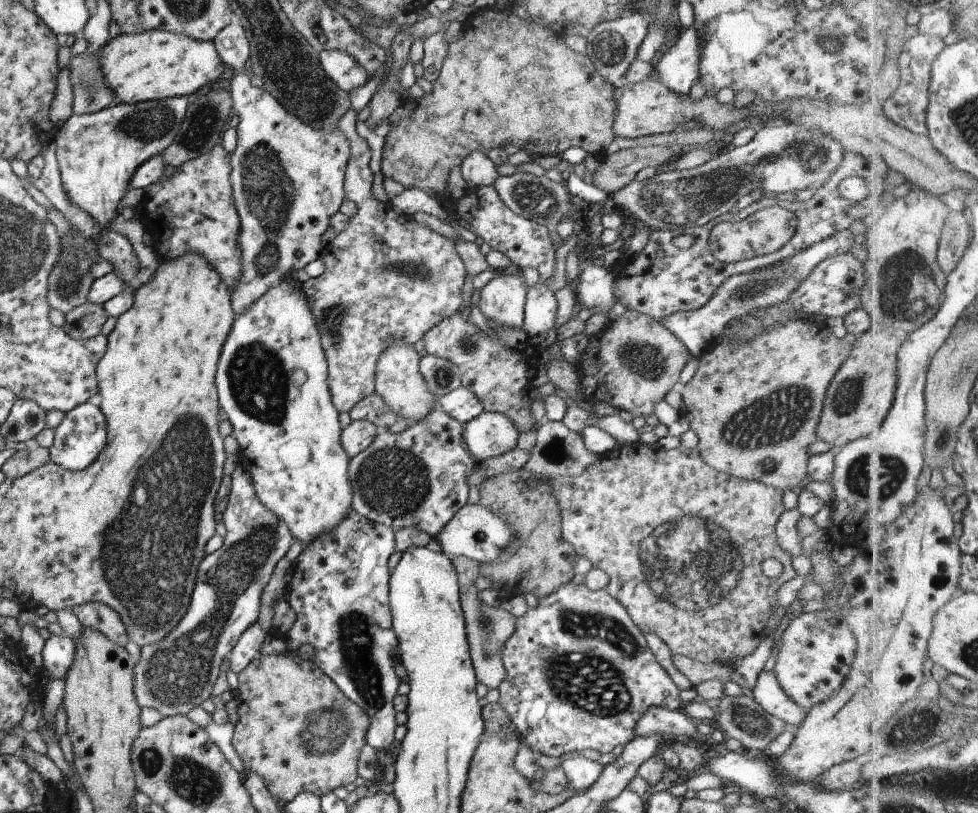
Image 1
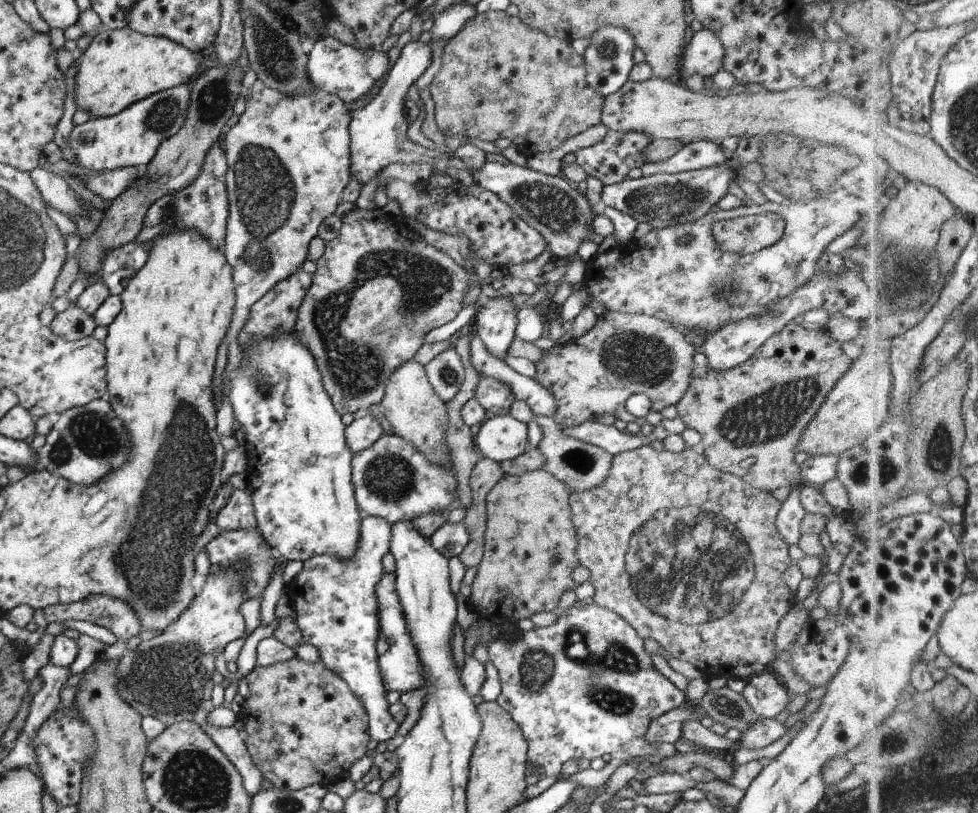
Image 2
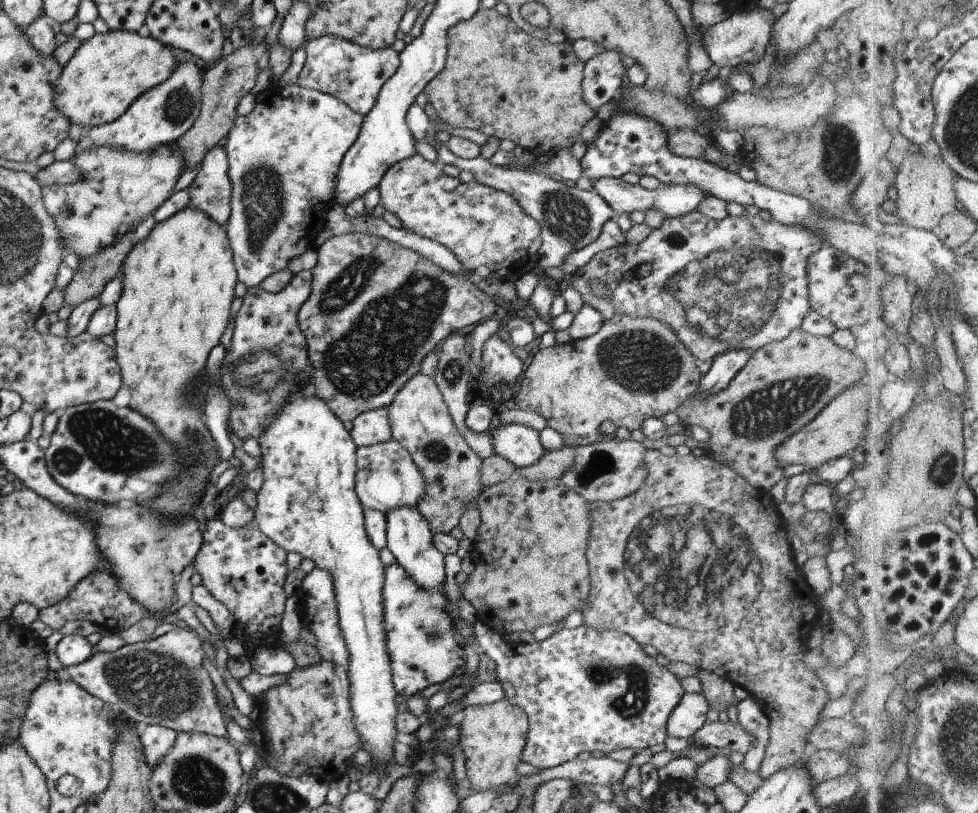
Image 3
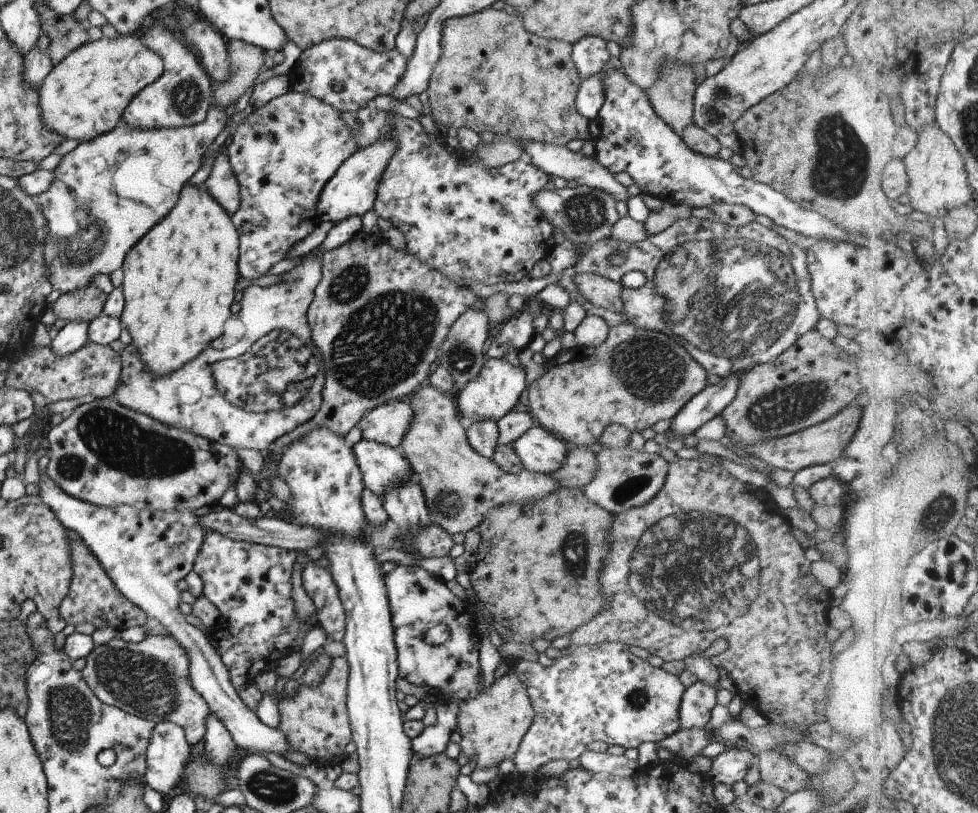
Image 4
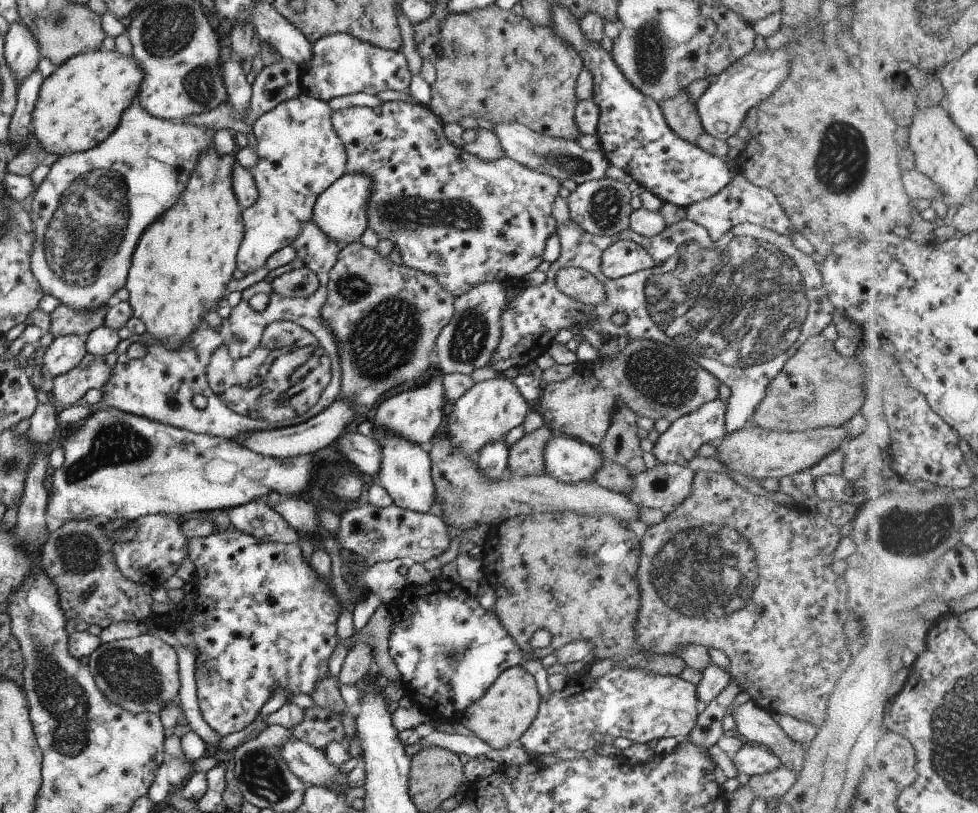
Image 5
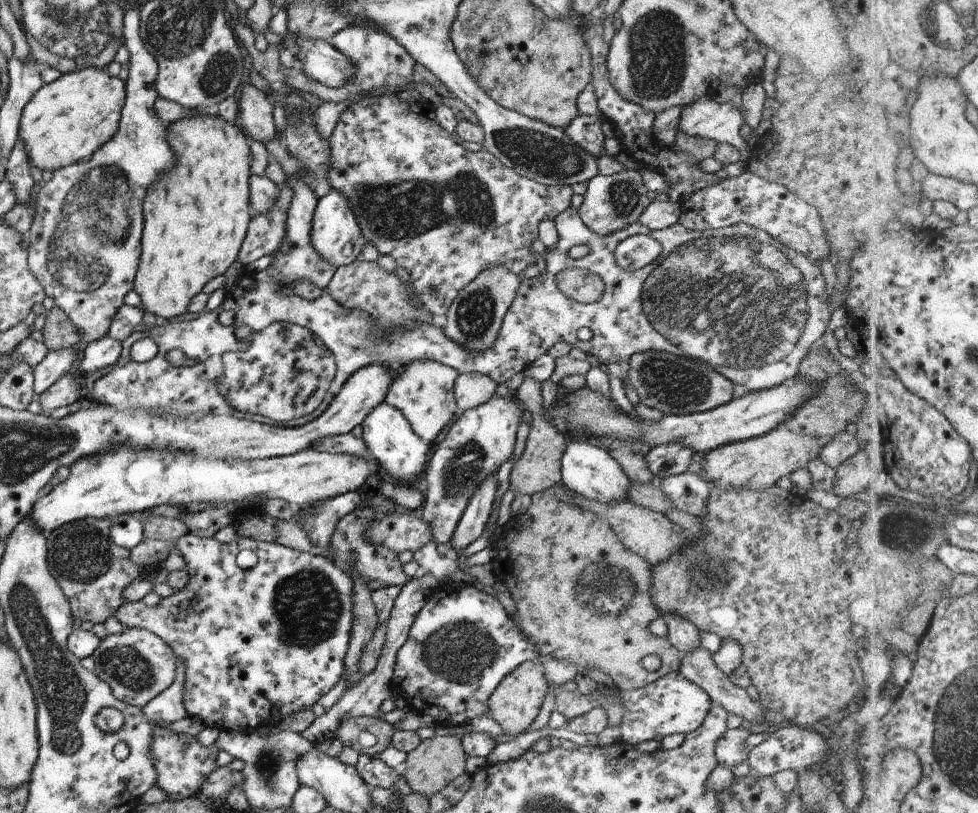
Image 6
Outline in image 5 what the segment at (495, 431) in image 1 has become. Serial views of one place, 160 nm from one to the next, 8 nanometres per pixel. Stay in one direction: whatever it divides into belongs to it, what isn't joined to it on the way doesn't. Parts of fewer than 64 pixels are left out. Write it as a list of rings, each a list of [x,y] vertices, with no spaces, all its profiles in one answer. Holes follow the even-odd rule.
[[[559,434],[546,442],[543,460],[545,474],[564,483],[593,483],[592,477],[604,463],[598,448]]]

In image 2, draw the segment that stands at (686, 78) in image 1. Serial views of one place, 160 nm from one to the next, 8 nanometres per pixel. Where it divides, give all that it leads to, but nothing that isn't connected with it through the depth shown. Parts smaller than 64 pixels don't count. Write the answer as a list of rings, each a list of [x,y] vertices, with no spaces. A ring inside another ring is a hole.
[[[703,27],[697,32],[689,33],[686,41],[677,79],[681,81],[693,72],[703,78],[711,77],[722,68],[724,50],[711,29]]]

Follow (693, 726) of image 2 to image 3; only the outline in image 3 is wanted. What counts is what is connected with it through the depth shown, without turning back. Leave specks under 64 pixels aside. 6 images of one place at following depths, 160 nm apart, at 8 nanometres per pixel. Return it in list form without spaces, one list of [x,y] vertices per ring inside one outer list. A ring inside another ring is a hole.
[[[718,720],[705,723],[693,734],[697,738],[698,746],[708,749],[718,749],[721,753],[729,754],[739,752],[744,754],[752,746],[754,736],[743,730],[739,724],[731,723],[729,720]]]

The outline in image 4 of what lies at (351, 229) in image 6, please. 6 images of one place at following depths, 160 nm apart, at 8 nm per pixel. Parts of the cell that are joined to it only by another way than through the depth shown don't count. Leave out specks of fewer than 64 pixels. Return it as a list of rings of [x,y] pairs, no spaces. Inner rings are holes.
[[[386,136],[382,141],[374,141],[372,145],[356,150],[347,160],[344,160],[319,193],[315,205],[318,222],[336,224],[348,216],[361,217],[367,210],[371,210],[379,181],[385,165],[390,162],[393,151],[394,141]]]

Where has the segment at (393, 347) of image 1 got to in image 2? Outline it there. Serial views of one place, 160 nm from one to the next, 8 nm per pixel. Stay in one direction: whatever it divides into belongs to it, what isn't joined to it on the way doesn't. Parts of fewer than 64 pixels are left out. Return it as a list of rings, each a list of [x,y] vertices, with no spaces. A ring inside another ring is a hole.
[[[415,360],[402,363],[390,375],[384,395],[377,410],[386,418],[391,434],[401,437],[431,464],[441,467],[451,464],[452,458],[444,436],[448,427],[448,416],[444,402],[434,393],[427,380],[424,366]]]

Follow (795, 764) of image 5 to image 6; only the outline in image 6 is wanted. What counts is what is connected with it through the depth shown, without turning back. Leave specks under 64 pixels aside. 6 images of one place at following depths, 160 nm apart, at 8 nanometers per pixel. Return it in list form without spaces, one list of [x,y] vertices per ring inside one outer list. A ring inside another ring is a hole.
[[[697,647],[693,650],[688,650],[687,652],[679,653],[680,657],[680,666],[679,673],[681,676],[684,676],[689,682],[696,684],[704,690],[710,702],[715,703],[716,705],[722,706],[726,712],[731,712],[737,716],[741,716],[742,720],[747,720],[747,722],[752,722],[752,729],[762,729],[765,728],[763,724],[763,708],[760,706],[758,701],[753,701],[747,695],[745,689],[733,685],[729,677],[724,672],[721,672],[719,668],[716,667],[714,660],[712,659],[712,654],[703,647]]]

